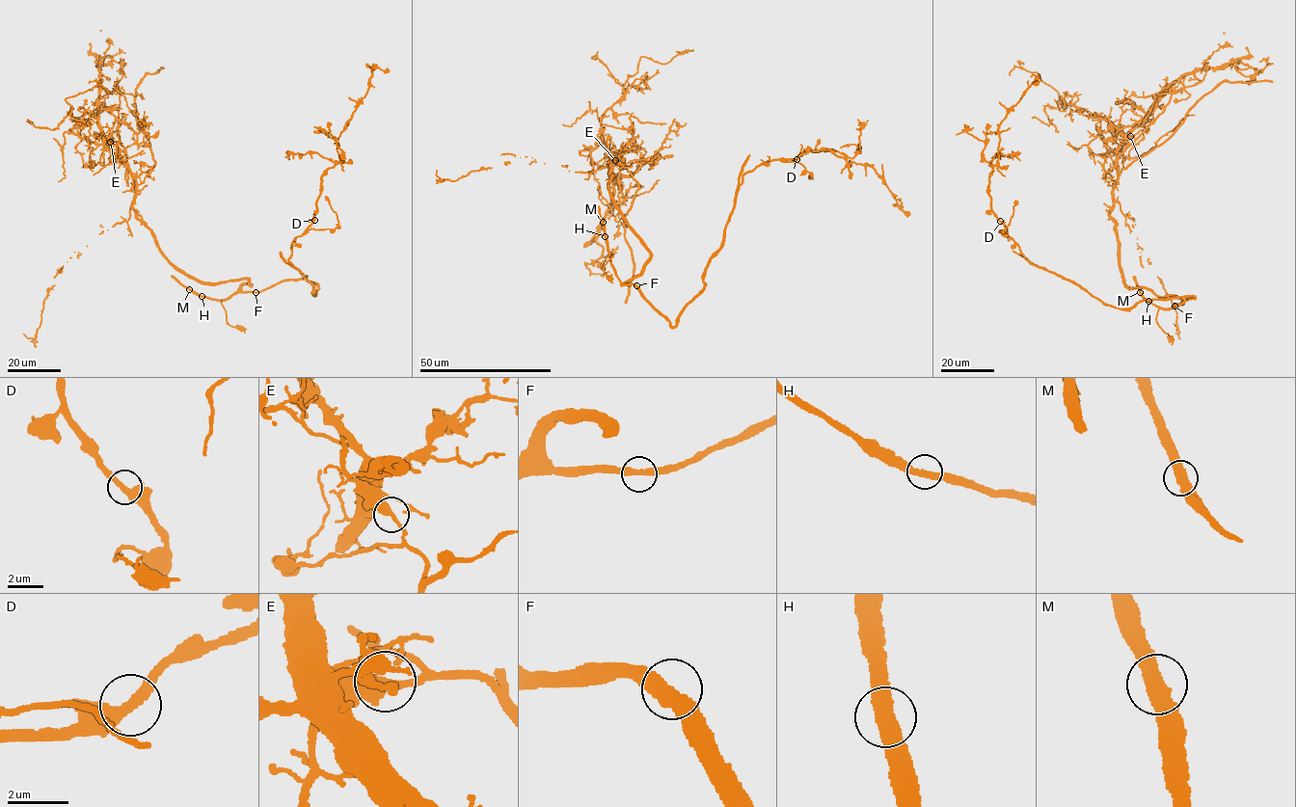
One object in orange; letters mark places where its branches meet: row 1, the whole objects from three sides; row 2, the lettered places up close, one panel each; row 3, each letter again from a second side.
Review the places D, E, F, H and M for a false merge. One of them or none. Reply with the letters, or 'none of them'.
E

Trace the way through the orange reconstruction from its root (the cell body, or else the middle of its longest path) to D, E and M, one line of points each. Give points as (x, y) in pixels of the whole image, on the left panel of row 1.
D: (255, 291), (306, 276), (316, 283), (315, 295), (310, 292), (313, 286), (288, 261), (292, 243), (314, 220)
E: (255, 291), (241, 290), (248, 279), (202, 283), (169, 261), (136, 217), (133, 174), (110, 142)
M: (255, 291), (241, 291), (216, 300), (189, 289)

